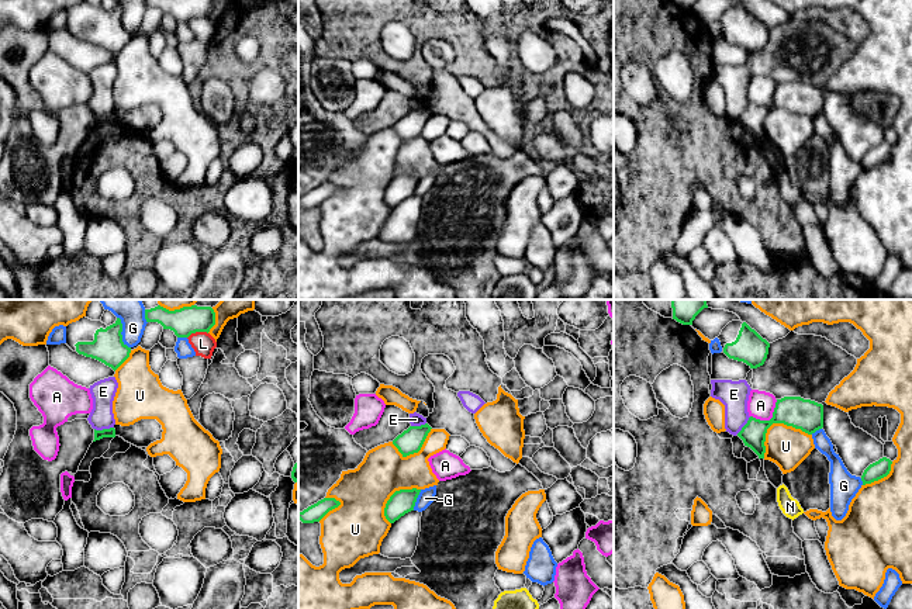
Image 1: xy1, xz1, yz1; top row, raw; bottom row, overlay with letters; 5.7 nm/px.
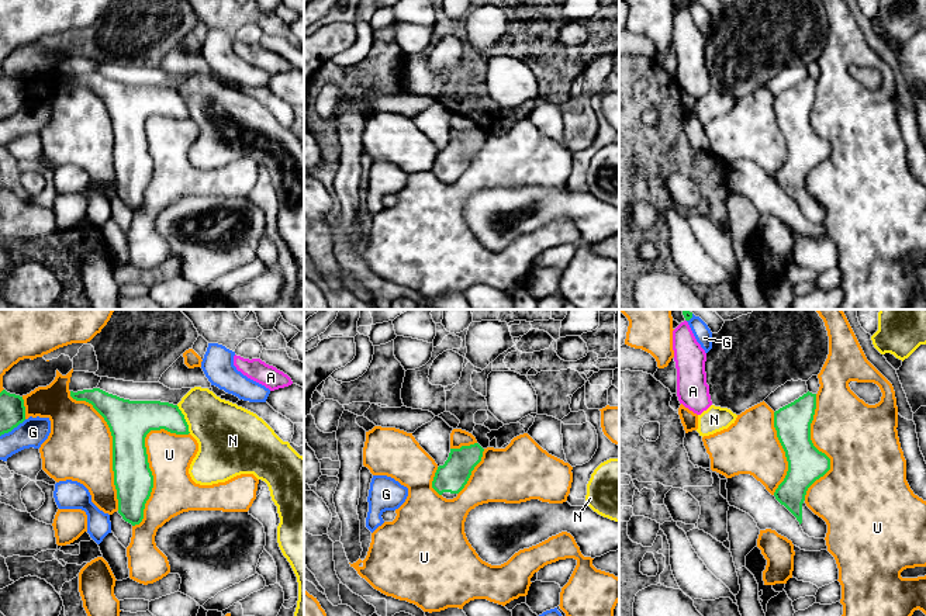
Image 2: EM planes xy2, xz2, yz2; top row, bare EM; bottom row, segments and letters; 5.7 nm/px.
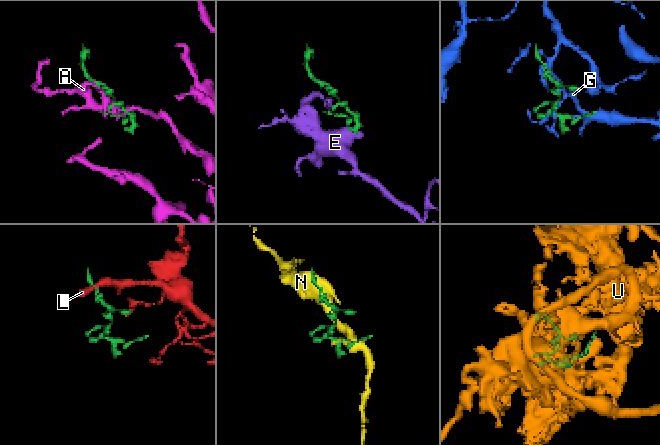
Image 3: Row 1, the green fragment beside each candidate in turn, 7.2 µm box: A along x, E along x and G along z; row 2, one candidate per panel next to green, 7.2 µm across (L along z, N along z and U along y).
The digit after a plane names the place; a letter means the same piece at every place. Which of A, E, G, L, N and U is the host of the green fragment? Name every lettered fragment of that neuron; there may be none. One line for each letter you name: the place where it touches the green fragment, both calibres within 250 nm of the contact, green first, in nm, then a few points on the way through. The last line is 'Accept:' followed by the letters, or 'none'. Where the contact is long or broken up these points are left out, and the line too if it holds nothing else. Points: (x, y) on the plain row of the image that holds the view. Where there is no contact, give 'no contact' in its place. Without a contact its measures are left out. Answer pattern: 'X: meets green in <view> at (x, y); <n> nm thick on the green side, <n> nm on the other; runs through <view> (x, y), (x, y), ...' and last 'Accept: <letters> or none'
Accept: none

